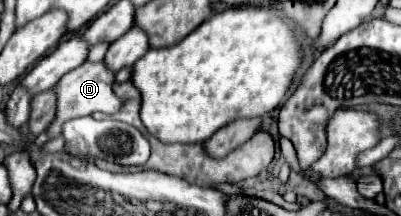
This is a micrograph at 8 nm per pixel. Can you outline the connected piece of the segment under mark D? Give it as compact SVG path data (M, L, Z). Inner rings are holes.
M86 61L82 63L82 67L76 67L74 71L66 73L56 89L58 89L58 111L56 111L56 119L52 121L50 129L48 129L48 135L50 139L58 137L60 135L60 129L62 129L62 123L66 123L68 119L74 119L74 117L82 117L82 115L92 115L96 111L102 111L106 115L114 115L122 109L124 105L124 99L118 97L114 91L112 91L112 83L114 83L114 77L116 73L112 73L108 67L106 67L106 61L98 61L98 63L92 63L92 61Z

